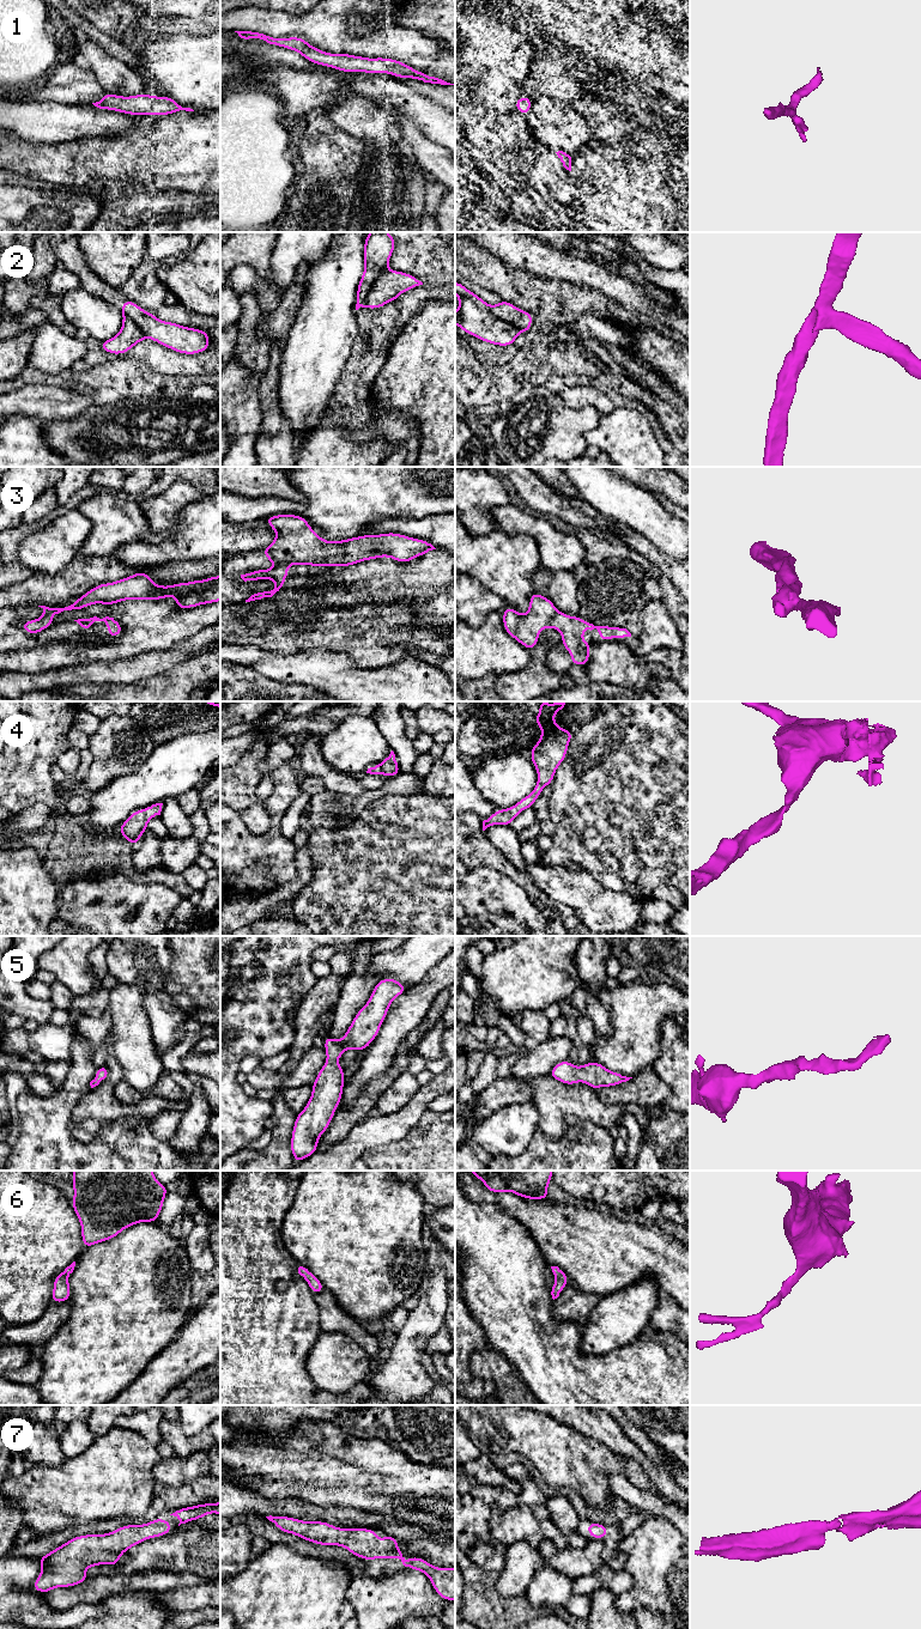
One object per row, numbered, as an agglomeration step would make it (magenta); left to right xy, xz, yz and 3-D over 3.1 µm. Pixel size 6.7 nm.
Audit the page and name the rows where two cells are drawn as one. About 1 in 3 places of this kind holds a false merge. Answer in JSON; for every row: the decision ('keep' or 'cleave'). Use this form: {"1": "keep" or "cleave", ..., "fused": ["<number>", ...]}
{"1": "keep", "2": "cleave", "3": "cleave", "4": "keep", "5": "keep", "6": "keep", "7": "keep", "fused": ["2", "3"]}

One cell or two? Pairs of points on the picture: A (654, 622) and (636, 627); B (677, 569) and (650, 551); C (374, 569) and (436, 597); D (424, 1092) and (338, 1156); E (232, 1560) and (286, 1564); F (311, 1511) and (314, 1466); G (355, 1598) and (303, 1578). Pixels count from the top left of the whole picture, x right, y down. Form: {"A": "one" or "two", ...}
{"A": "two", "B": "one", "C": "one", "D": "one", "E": "two", "F": "two", "G": "two"}

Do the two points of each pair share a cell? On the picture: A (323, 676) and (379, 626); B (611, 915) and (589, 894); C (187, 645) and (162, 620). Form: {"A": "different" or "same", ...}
{"A": "different", "B": "same", "C": "different"}

